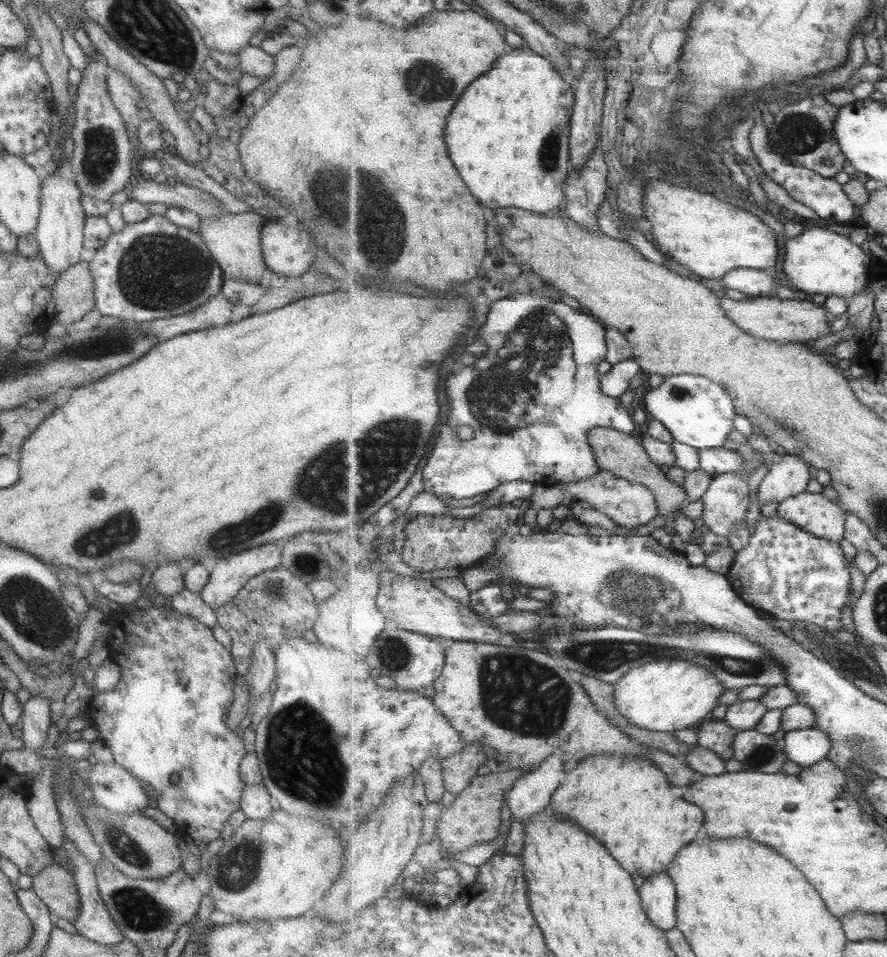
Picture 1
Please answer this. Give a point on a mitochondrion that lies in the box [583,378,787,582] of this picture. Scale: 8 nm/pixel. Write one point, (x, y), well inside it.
(678, 392)

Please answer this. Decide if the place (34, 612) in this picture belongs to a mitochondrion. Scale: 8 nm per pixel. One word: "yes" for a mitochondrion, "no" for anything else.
yes

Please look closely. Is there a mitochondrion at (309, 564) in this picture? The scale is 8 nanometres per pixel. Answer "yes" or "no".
no

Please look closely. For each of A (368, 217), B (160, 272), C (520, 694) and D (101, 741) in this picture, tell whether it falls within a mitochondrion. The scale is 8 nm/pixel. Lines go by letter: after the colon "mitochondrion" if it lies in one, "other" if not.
A: mitochondrion
B: mitochondrion
C: mitochondrion
D: other

